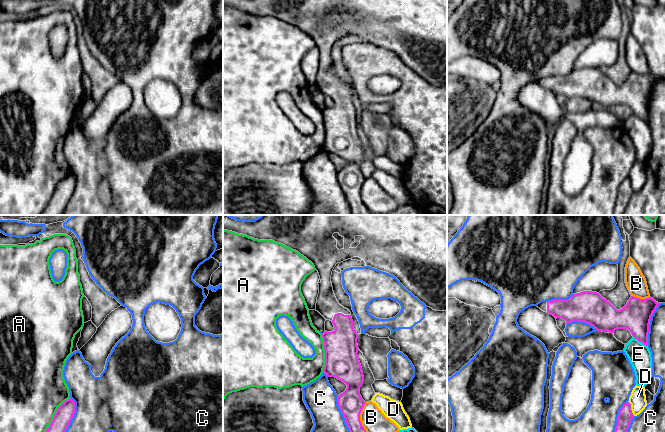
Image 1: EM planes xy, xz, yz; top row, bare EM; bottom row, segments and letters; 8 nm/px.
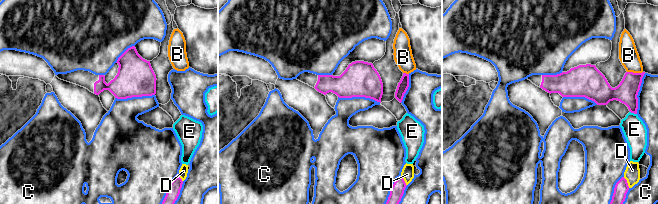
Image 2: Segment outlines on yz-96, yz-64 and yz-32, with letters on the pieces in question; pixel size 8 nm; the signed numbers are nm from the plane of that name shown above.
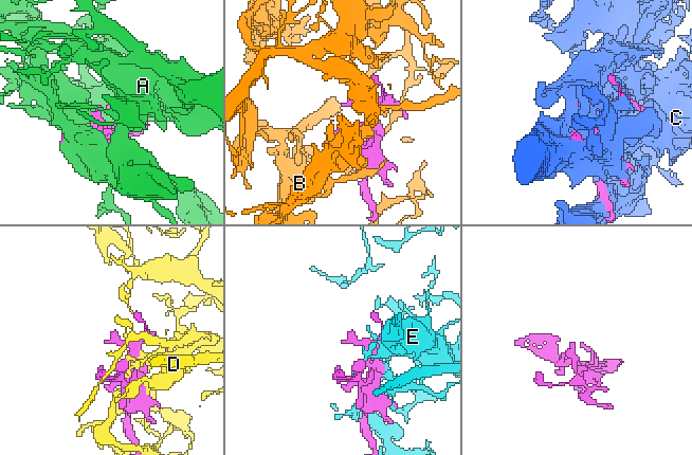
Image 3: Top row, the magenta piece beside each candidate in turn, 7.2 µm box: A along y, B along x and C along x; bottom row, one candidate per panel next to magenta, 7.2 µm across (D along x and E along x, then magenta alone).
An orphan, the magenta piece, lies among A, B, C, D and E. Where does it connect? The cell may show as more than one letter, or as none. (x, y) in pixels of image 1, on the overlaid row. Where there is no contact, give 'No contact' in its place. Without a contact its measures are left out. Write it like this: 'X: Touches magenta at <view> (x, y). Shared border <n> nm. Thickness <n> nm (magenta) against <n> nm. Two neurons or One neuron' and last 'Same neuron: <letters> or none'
A: Touches magenta at xz (325, 353). Shared border 300 nm. Thickness 280 nm (magenta) against 220 nm. Two neurons
B: Touches magenta at xz (359, 417). Shared border 240 nm. Thickness 200 nm (magenta) against 190 nm. Two neurons
C: Touches magenta at yz (649, 323). Shared border 360 nm. Thickness 240 nm (magenta) against 140 nm. Two neurons
D: Touches magenta at yz (630, 408). Shared border 130 nm. Thickness 120 nm (magenta) against 140 nm. Two neurons
E: Touches magenta at yz (640, 341). Shared border 140 nm. Thickness 240 nm (magenta) against 190 nm. Two neurons
Same neuron: none

